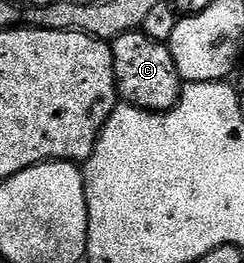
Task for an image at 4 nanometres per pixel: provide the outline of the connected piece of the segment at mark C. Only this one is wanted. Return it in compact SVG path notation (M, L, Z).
M133 30L113 39L110 47L114 61L114 79L118 85L118 96L123 103L141 110L165 112L180 100L182 77L178 74L176 60L165 42L152 40L147 34Z

